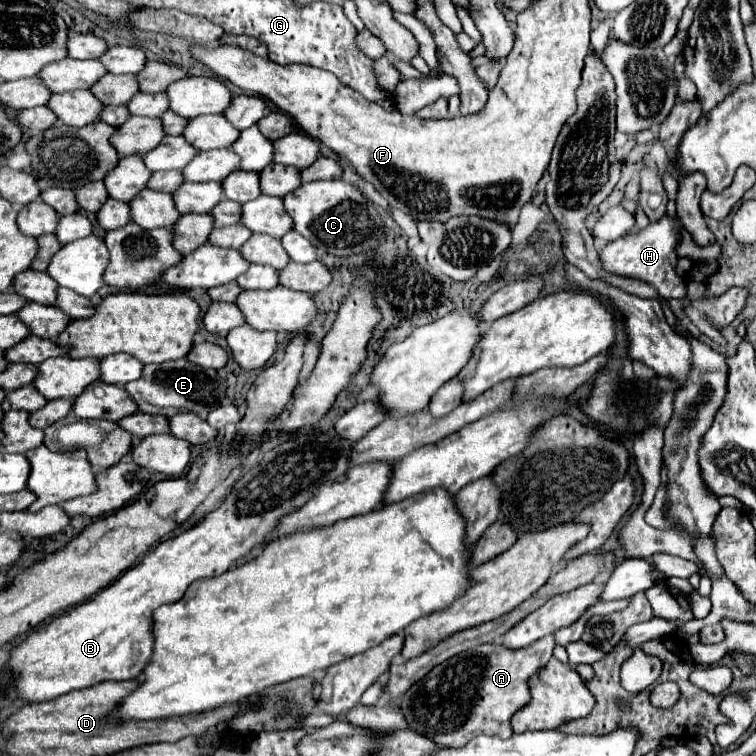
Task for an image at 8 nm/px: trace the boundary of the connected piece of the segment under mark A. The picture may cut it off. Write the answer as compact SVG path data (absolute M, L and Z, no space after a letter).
M545 636L521 650L509 650L493 642L461 652L413 684L401 700L401 712L411 730L431 738L439 746L465 746L477 734L511 738L511 716L531 702L527 682L545 668L553 656L553 648L553 636Z

